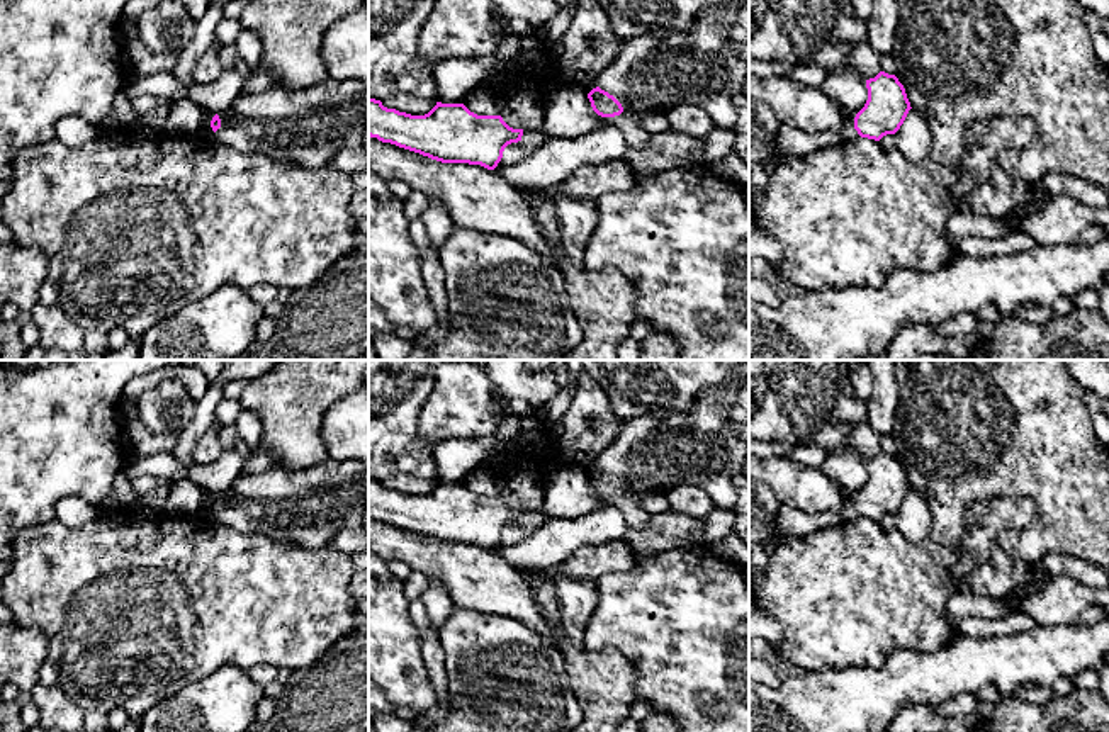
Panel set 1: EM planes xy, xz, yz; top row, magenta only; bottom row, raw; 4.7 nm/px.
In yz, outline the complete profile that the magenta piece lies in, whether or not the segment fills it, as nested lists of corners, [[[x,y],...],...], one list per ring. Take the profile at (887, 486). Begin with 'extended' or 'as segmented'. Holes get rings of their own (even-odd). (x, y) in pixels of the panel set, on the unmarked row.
extended; [[[880,452],[866,460],[866,469],[864,487],[858,494],[847,494],[841,503],[842,521],[856,521],[859,516],[880,521],[887,515],[895,515],[912,489],[895,455]]]

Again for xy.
extended; [[[324,460],[309,469],[277,467],[243,476],[211,501],[214,516],[243,533],[326,549],[345,528],[363,525],[369,467]]]

